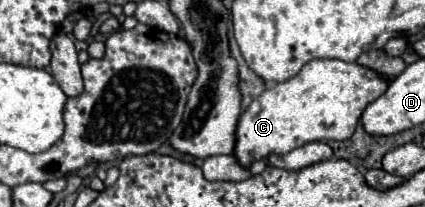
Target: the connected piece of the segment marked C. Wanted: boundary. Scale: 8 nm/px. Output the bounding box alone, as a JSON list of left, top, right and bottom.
[234,58,390,168]

